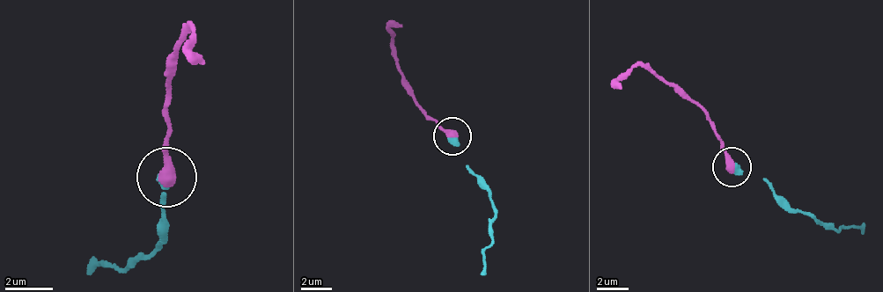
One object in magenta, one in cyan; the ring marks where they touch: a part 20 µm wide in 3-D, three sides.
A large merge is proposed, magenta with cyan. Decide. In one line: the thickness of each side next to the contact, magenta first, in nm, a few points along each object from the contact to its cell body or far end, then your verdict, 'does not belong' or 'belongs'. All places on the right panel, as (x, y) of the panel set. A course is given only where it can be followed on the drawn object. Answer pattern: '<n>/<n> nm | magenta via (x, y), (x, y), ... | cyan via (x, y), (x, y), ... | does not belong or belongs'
500/400 nm | magenta via (731, 166), (713, 122), (645, 68), (638, 64), (612, 88) | cyan via (735, 165), (763, 178), (795, 209), (863, 235) | belongs

